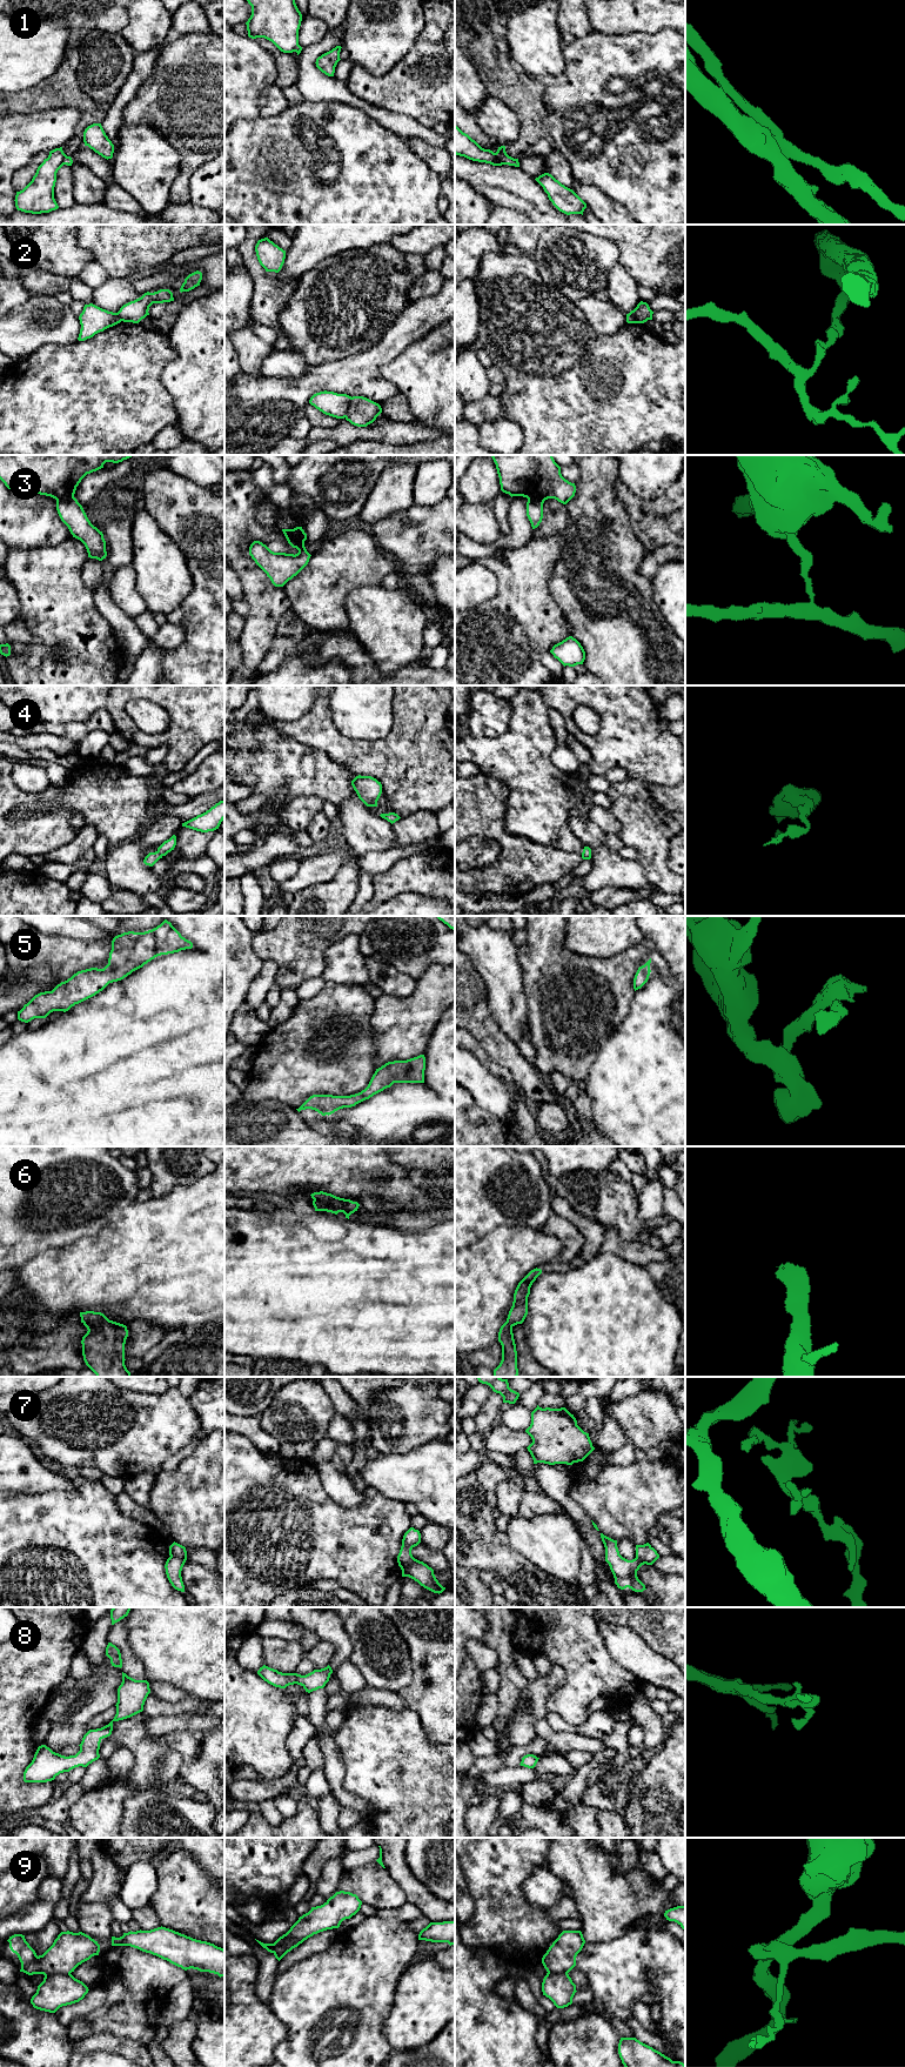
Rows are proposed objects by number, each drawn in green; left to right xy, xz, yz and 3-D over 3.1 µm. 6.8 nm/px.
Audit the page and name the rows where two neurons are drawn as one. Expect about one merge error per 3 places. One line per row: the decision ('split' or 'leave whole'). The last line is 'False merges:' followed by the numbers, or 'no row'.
1: split
2: split
3: split
4: leave whole
5: leave whole
6: leave whole
7: split
8: leave whole
9: split
False merges: 1, 2, 3, 7, 9

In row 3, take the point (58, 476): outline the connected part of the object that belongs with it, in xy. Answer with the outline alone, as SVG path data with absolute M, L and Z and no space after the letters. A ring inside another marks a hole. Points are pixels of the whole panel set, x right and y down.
M0 455L0 480L8 489L40 494L55 500L72 497L81 480L103 468L106 462L119 463L133 455Z

